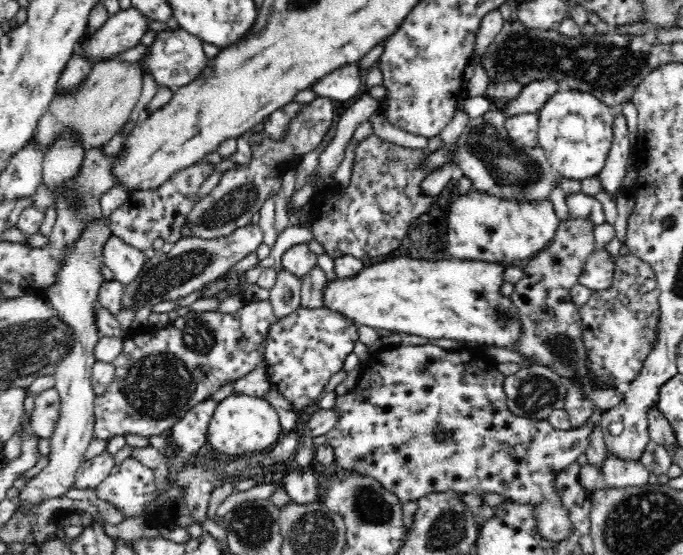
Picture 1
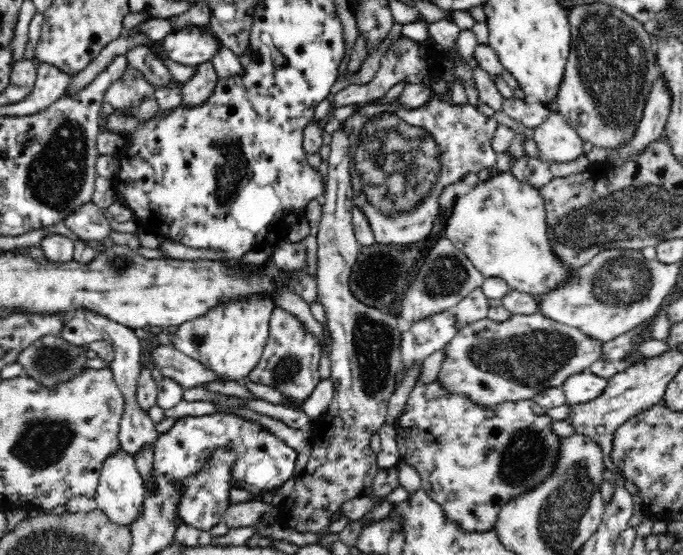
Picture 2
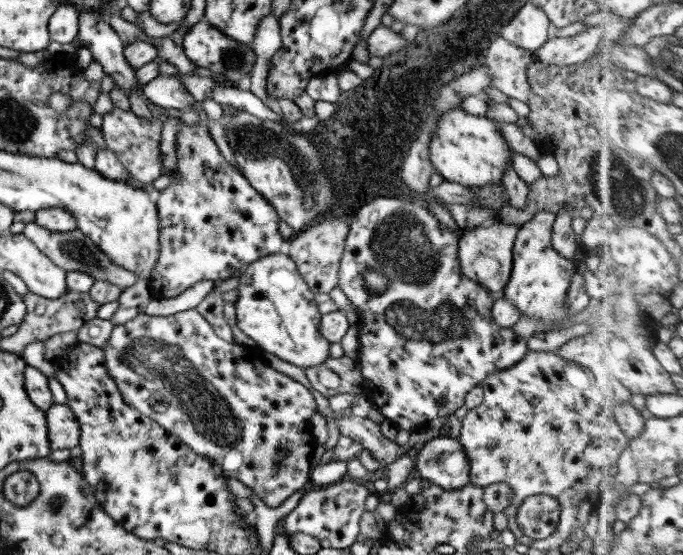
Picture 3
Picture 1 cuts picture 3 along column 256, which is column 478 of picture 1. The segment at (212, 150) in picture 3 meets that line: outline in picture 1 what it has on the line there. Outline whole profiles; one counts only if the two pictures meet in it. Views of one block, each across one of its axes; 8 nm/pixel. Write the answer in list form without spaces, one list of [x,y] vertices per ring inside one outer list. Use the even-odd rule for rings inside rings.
[[[476,190],[459,196],[452,204],[447,218],[446,250],[454,259],[465,261],[492,261],[492,263],[512,264],[514,260],[530,258],[543,251],[555,238],[559,220],[549,199],[537,202],[508,201]]]

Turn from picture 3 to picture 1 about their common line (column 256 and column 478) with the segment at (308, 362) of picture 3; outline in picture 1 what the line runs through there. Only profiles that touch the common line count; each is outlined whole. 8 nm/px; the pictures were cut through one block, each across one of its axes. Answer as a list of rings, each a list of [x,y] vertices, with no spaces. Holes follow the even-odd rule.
[[[396,258],[390,262],[379,262],[364,267],[352,278],[334,278],[326,282],[324,288],[325,308],[342,314],[354,324],[371,326],[390,332],[406,332],[424,338],[449,338],[460,342],[478,344],[479,353],[487,346],[500,346],[506,350],[514,350],[514,344],[520,338],[520,318],[517,309],[507,298],[502,298],[500,286],[504,284],[504,270],[510,264],[492,263],[492,261],[465,261],[446,258],[440,262],[428,260],[412,260],[412,258]]]

